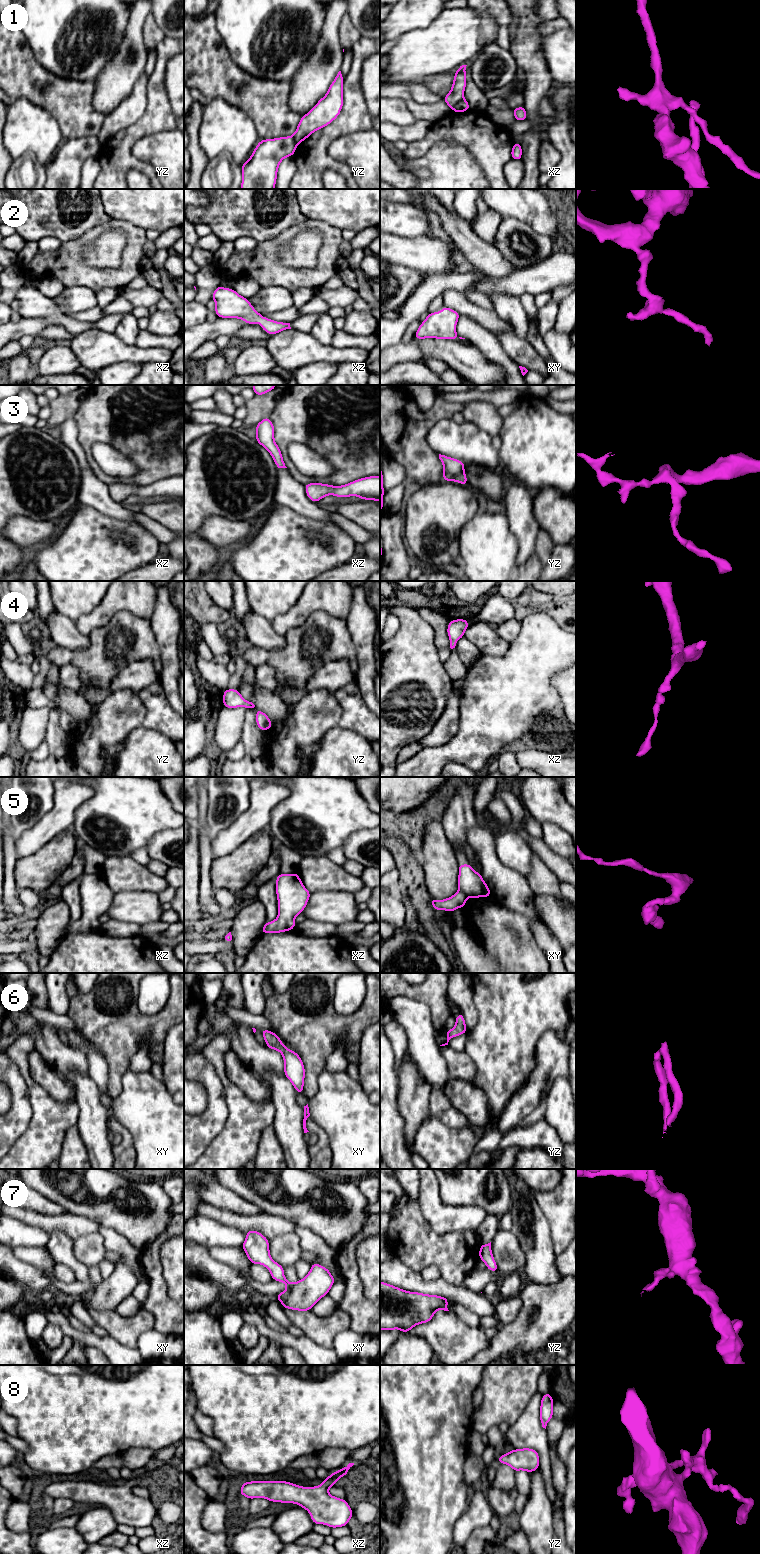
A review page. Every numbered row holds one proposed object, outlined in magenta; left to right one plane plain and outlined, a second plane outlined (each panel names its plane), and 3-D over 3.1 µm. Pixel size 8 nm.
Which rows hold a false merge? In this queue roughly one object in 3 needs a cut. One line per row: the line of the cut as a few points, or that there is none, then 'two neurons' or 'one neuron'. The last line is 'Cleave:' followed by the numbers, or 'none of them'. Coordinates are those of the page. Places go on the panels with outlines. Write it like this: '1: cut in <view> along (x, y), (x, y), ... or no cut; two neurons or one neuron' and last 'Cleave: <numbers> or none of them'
1: cut in xz along (463, 98), (451, 108); two neurons
2: no cut; one neuron
3: no cut; one neuron
4: no cut; one neuron
5: cut in xy along (459, 889), (467, 897); two neurons
6: no cut; one neuron
7: no cut; one neuron
8: no cut; one neuron
Cleave: 1, 5

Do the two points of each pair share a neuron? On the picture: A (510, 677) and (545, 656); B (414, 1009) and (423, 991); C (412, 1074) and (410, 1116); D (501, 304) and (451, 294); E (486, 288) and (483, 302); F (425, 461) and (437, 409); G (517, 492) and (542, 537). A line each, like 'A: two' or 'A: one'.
A: one
B: two
C: one
D: two
E: two
F: one
G: two

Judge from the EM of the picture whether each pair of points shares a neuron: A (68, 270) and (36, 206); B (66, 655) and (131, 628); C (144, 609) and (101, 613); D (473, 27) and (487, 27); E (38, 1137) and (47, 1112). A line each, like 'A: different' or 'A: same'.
A: different
B: same
C: same
D: same
E: same

